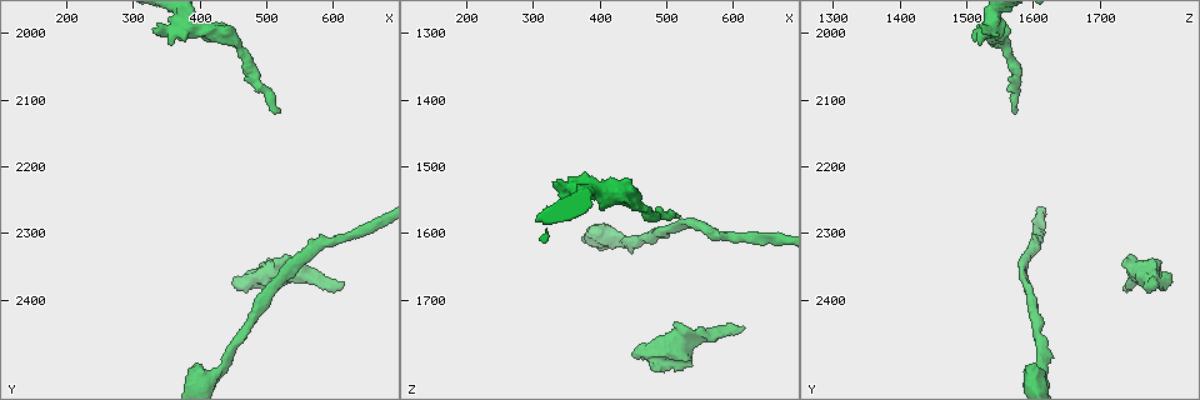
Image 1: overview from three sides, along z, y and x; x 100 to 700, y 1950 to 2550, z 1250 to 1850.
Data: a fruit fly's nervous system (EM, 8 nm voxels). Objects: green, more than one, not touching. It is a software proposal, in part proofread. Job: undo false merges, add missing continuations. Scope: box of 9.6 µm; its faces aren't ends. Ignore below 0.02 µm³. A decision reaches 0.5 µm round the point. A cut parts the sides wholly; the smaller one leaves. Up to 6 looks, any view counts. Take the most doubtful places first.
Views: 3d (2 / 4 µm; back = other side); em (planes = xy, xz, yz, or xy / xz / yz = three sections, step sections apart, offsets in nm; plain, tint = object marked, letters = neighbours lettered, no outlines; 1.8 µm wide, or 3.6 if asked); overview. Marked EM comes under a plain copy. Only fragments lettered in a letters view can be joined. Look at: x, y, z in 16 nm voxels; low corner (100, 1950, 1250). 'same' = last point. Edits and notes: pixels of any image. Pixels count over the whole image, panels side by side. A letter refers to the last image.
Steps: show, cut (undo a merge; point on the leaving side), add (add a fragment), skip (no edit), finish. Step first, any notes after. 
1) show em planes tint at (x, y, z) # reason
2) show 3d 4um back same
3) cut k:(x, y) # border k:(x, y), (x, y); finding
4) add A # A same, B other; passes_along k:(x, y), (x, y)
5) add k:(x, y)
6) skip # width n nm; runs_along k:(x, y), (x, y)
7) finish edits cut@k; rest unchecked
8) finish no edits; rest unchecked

show em xz step 8 tint at (515, 2120, 1580) # free end

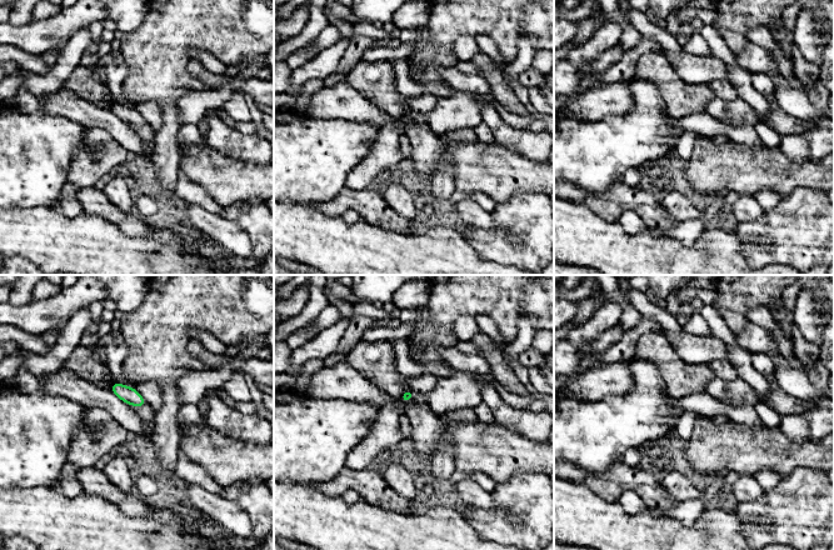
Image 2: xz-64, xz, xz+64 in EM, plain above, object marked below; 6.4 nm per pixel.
show em planes letters same # cut it another way

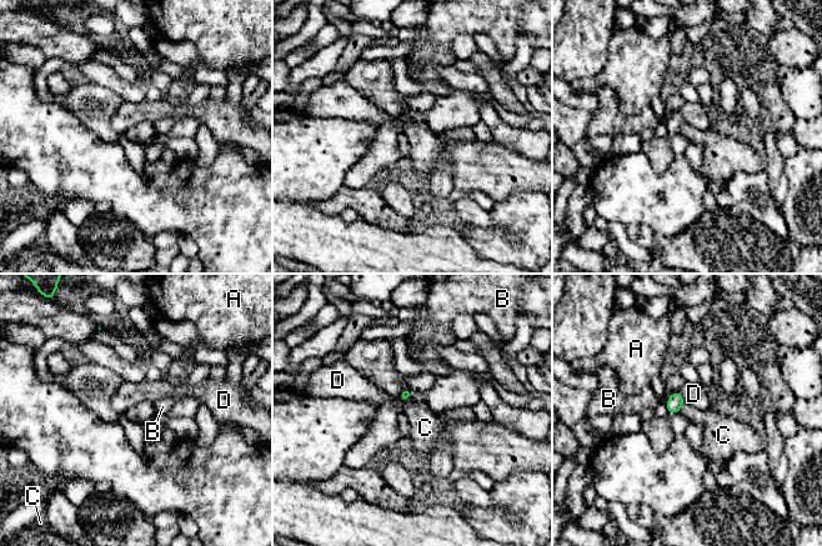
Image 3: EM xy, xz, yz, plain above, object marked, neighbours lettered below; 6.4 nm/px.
add C # A other, B other, C same, D other; passes_along 3:(675, 402), (681, 406), (715, 424); it goes on there

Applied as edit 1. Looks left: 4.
show em planes letters at (615, 2375, 1740) # branch stops here

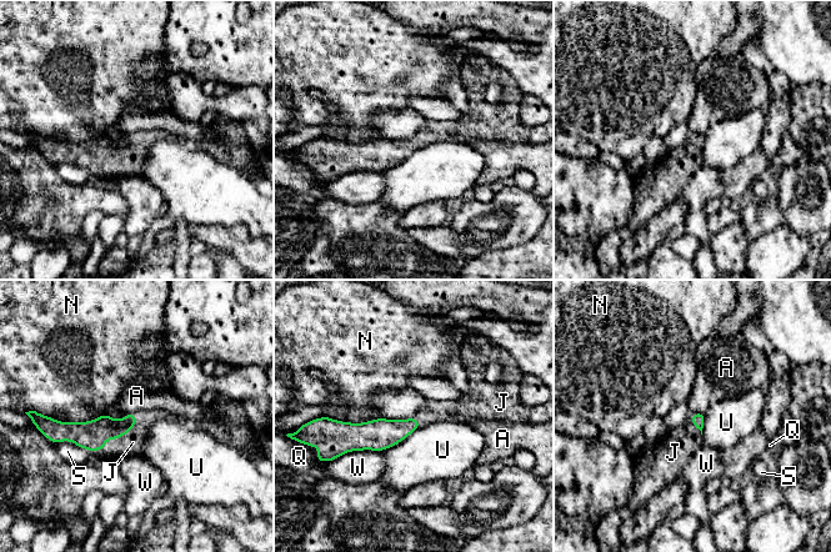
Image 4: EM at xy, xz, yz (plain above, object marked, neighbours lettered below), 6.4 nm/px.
add J # A other, J same, N other, Q other, S other, U other, W other; passes_along 4:(91, 435), (116, 437), (133, 442); it goes on there

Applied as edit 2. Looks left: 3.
show 3d 2um at (355, 2015, 1515) # an open end

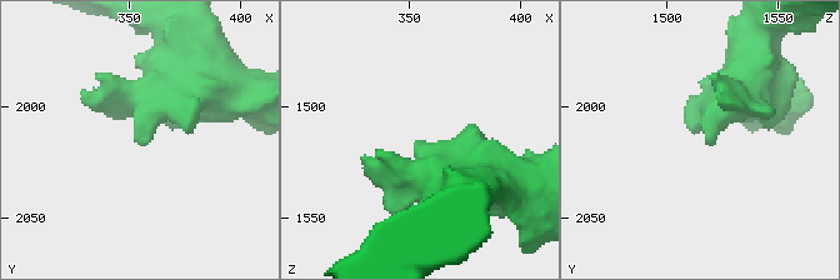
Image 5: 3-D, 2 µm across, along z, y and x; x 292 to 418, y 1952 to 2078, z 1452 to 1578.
show em planes letters at (357, 2018, 1517) # shape alone is not enough

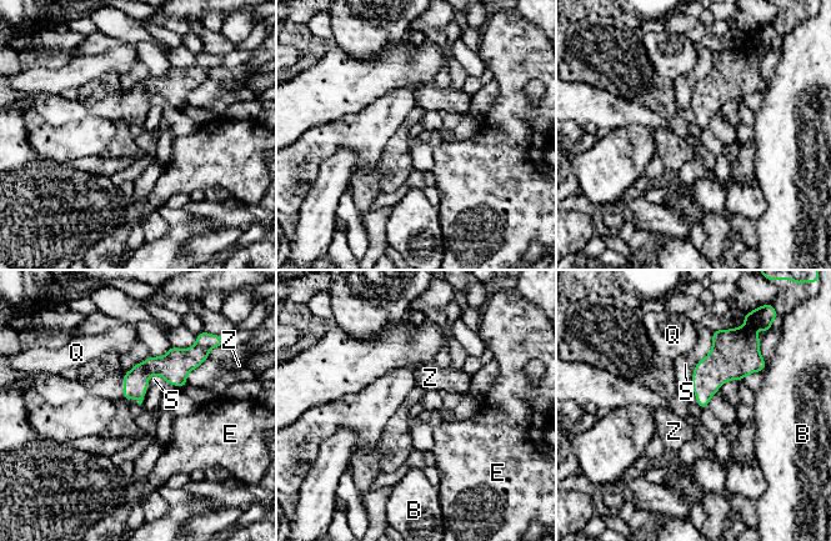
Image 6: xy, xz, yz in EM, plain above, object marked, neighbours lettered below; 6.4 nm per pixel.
skip # B other, E other, Q other, S other, Z other; border 6:(712, 331), (712, 347), (690, 385); no lettered fragment goes on from it

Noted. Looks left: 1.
finish edits add@3, add@4; rest unchecked

